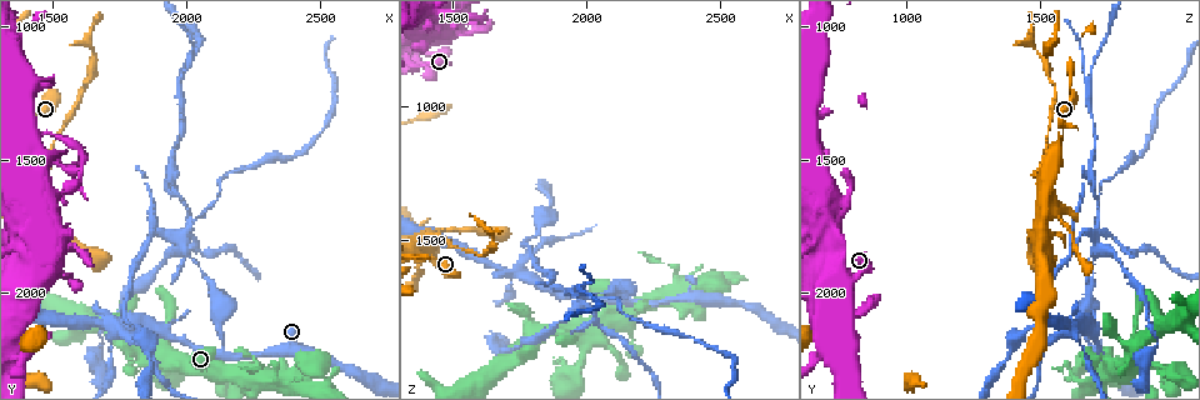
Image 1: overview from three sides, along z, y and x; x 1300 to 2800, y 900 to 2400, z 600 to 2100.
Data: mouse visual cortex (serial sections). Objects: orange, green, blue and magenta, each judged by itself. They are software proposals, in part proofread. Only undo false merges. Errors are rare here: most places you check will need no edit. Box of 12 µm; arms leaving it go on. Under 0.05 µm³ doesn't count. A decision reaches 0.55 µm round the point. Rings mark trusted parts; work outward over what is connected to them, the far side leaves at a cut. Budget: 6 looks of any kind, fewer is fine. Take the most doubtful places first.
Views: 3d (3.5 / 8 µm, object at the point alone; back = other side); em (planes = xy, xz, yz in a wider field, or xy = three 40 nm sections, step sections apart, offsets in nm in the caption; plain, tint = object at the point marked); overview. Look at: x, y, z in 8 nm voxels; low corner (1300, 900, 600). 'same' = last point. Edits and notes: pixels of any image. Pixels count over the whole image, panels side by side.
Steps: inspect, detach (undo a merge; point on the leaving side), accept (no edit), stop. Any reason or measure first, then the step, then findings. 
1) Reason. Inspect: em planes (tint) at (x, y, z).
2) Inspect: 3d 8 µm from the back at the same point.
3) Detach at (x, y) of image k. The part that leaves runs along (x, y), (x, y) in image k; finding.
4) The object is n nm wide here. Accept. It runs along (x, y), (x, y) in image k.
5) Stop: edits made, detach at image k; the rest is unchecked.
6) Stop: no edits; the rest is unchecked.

A fork. Inspect: 3d 8 µm at (2160, 2230, 1710).

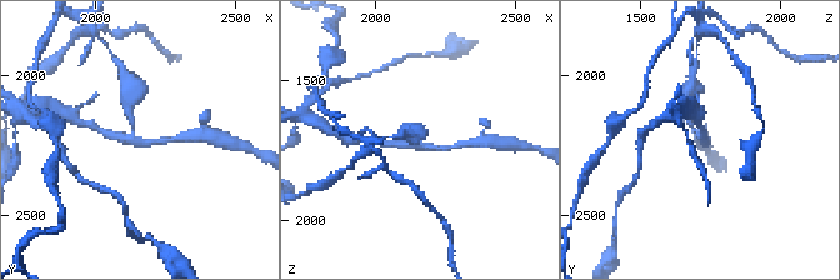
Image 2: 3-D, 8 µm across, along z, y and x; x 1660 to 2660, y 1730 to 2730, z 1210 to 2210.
Shape alone is not enough. Inspect: em planes (tint) at (2150, 2230, 1730).

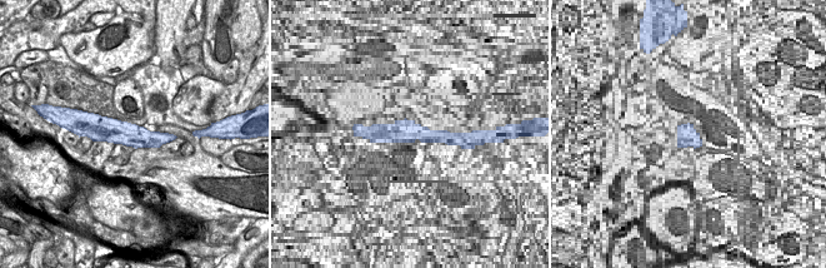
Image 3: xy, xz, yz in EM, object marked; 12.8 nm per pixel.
The arms are 150, 200, 250 nm wide. Accept. It runs along (90, 129), (141, 138), (170, 137) in image 3; continuous, no second cell.

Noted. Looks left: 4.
Thin neck. Inspect: 3d 3.5 µm at (1750, 2130, 1630).

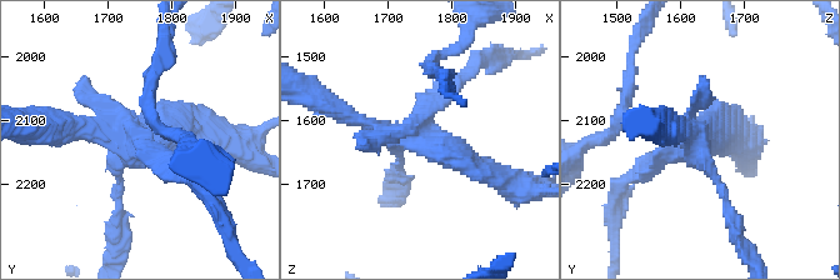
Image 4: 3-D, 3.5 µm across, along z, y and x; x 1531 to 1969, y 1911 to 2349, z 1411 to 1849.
Now the EM. Inspect: em xy step 5 (tint) at (1745, 2125, 1630).

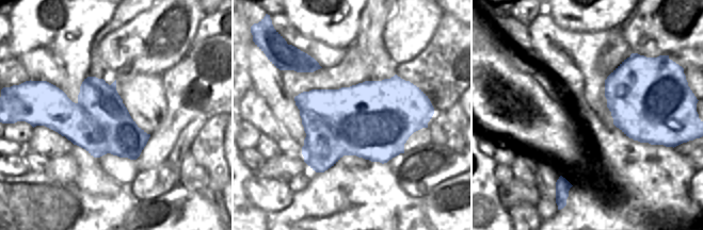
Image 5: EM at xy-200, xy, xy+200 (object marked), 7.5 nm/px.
Inspect: em xy step 2 (tint) at the same point.

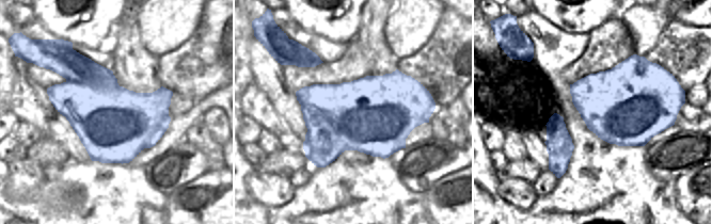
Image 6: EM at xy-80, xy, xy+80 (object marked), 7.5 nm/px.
The object is 600 nm wide here. Detach at (151, 160) of image 4. Two cells meet here.

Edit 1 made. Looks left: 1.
Stop: edits made, detach at image 4; the rest is unchecked.

